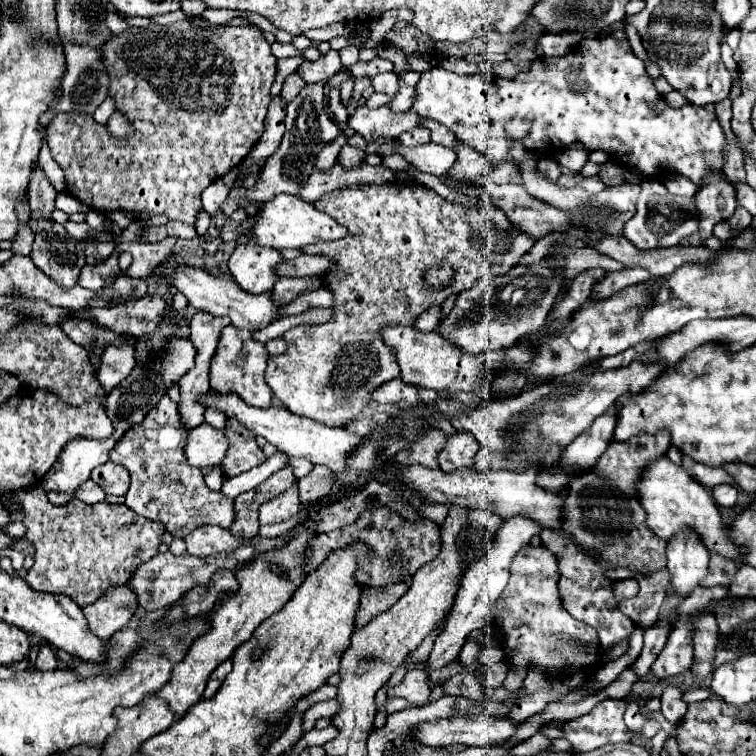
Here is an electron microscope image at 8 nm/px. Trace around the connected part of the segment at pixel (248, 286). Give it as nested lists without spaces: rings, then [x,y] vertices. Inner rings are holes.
[[[248,234],[248,242],[238,244],[228,260],[230,274],[236,284],[252,294],[272,290],[274,282],[280,278],[276,266],[284,260],[278,250],[264,250],[258,246],[256,238]]]

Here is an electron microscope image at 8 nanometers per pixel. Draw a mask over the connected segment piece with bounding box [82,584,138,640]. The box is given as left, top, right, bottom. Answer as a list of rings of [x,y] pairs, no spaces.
[[[124,586],[110,588],[102,598],[98,598],[94,604],[84,606],[84,616],[90,624],[90,630],[98,638],[112,638],[114,632],[122,630],[130,618],[134,616],[138,604],[134,592]]]

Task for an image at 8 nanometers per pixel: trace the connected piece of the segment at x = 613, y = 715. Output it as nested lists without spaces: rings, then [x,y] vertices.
[[[604,700],[600,704],[594,706],[592,712],[580,716],[580,718],[574,718],[574,720],[568,720],[564,722],[564,738],[572,744],[572,752],[574,754],[582,754],[582,752],[592,752],[600,746],[606,746],[606,744],[618,744],[618,742],[630,742],[634,736],[640,736],[640,738],[652,738],[656,732],[660,732],[660,722],[658,720],[650,720],[646,722],[646,726],[638,732],[634,730],[628,730],[624,720],[622,720],[622,714],[626,710],[626,704],[624,702],[618,702],[618,700]]]

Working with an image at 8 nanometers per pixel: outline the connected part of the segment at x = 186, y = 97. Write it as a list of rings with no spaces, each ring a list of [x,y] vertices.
[[[176,22],[170,26],[150,24],[148,28],[130,28],[120,36],[112,36],[104,46],[104,64],[106,64],[106,70],[110,76],[110,96],[114,96],[116,108],[122,110],[130,118],[130,122],[136,128],[136,134],[128,140],[116,140],[108,134],[108,130],[104,126],[96,124],[92,116],[80,116],[74,112],[72,114],[56,114],[46,128],[46,142],[52,152],[52,158],[64,170],[66,192],[96,212],[112,212],[112,210],[136,212],[140,220],[150,220],[152,216],[164,214],[164,216],[168,216],[168,220],[180,220],[184,224],[196,226],[196,218],[202,212],[200,192],[208,184],[212,184],[216,178],[222,178],[226,172],[230,172],[232,168],[242,164],[246,154],[252,150],[252,146],[260,140],[260,136],[264,132],[264,118],[266,118],[268,102],[270,102],[270,86],[272,86],[274,74],[276,74],[276,58],[270,52],[268,40],[254,26],[226,26],[226,28],[218,28],[218,30],[200,30],[188,22]]]

